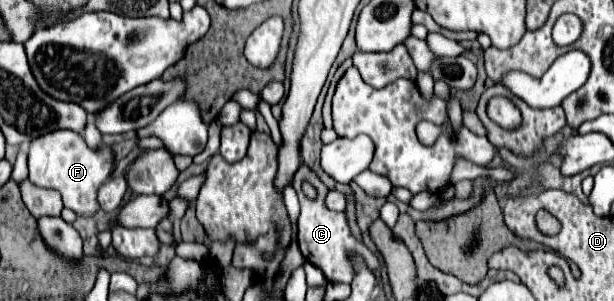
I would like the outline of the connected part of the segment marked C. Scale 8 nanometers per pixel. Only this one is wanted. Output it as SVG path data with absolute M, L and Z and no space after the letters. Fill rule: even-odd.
M300 166L300 170L296 172L294 176L294 190L300 198L300 206L302 206L302 212L300 212L300 218L298 218L298 244L300 244L300 252L304 254L304 258L308 262L312 262L314 266L318 266L324 276L330 280L330 282L344 282L344 284L350 284L352 278L354 278L354 266L350 262L350 254L356 254L360 256L362 260L366 260L368 268L372 268L372 260L378 260L360 240L354 240L354 236L350 234L350 228L346 224L346 216L344 212L332 212L324 206L324 198L326 198L326 186L318 180L318 176L314 172L310 172L308 166ZM302 182L308 182L316 188L316 198L310 200L304 192L302 192Z

